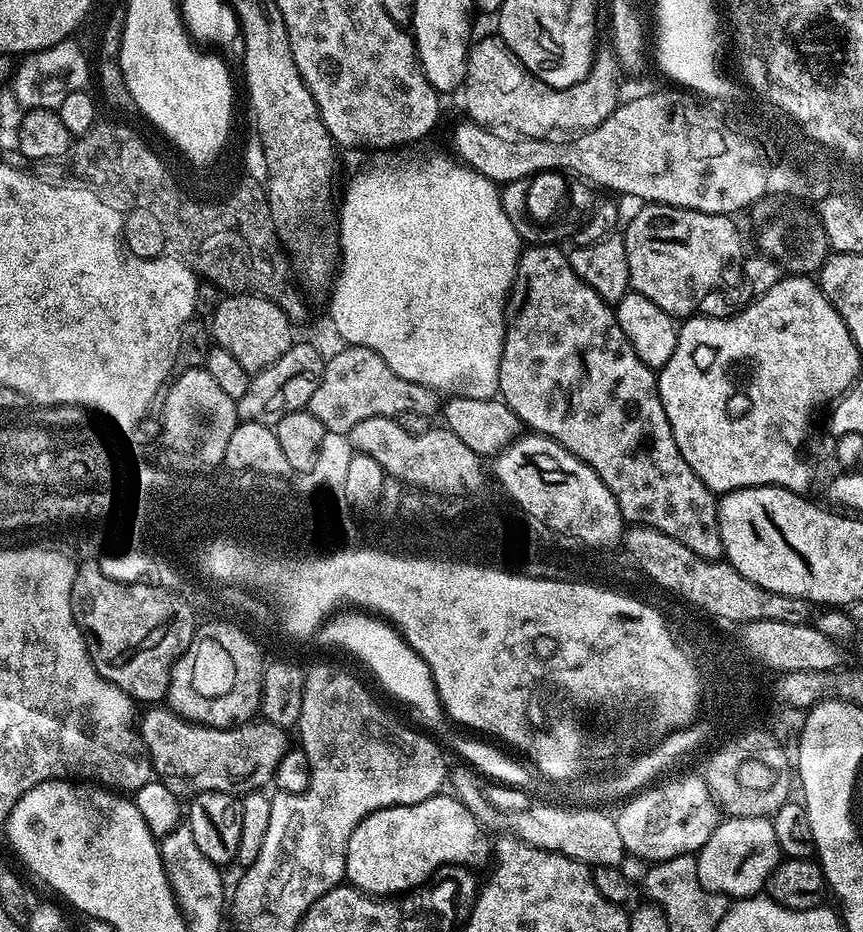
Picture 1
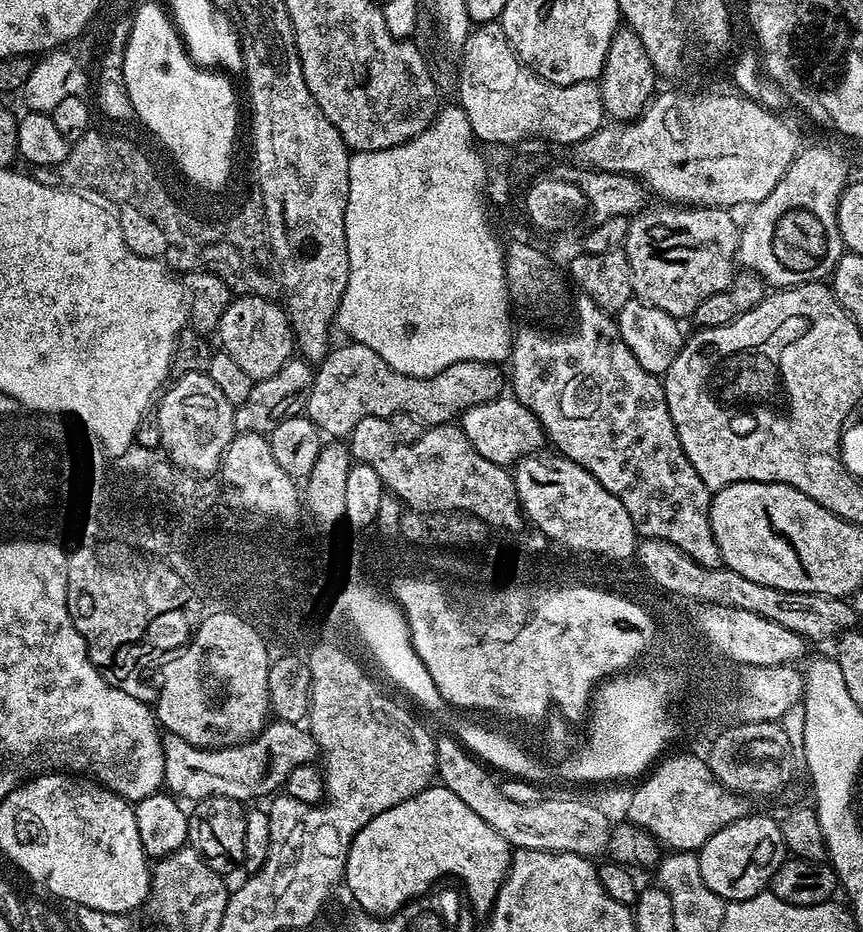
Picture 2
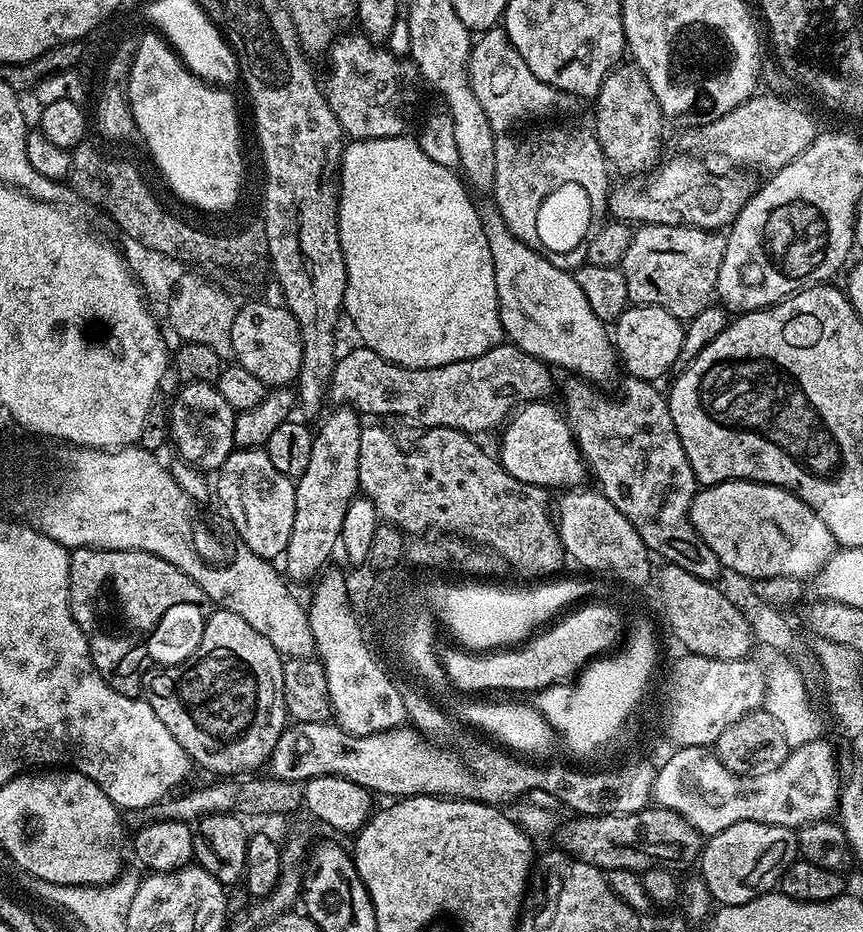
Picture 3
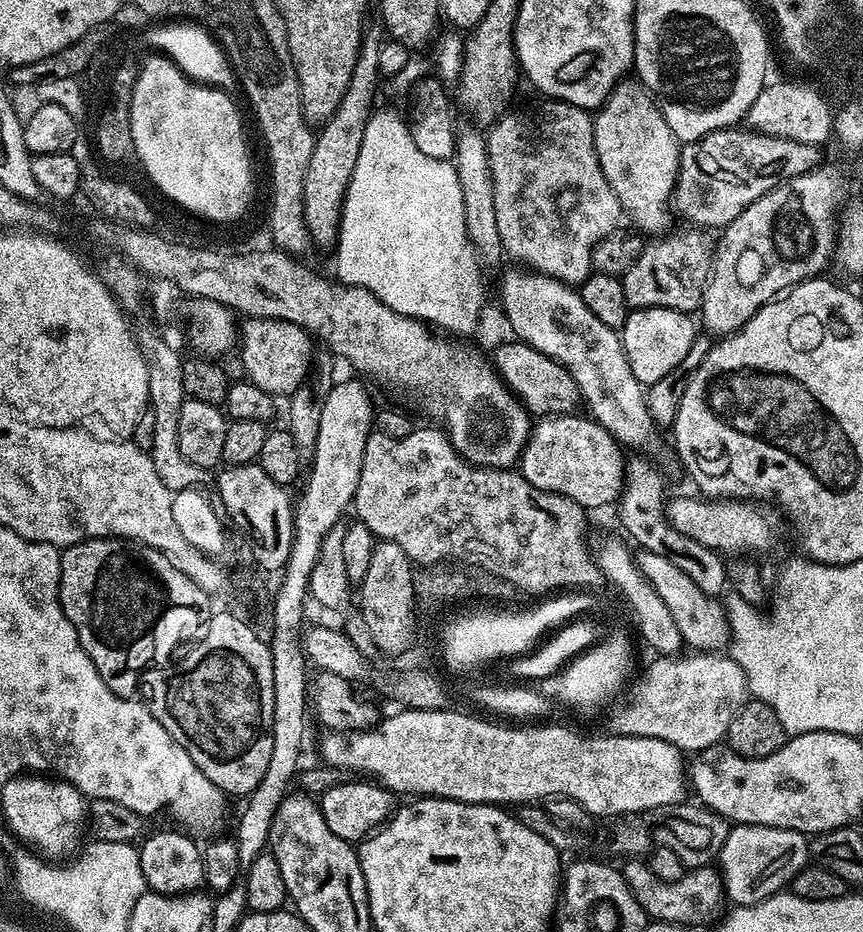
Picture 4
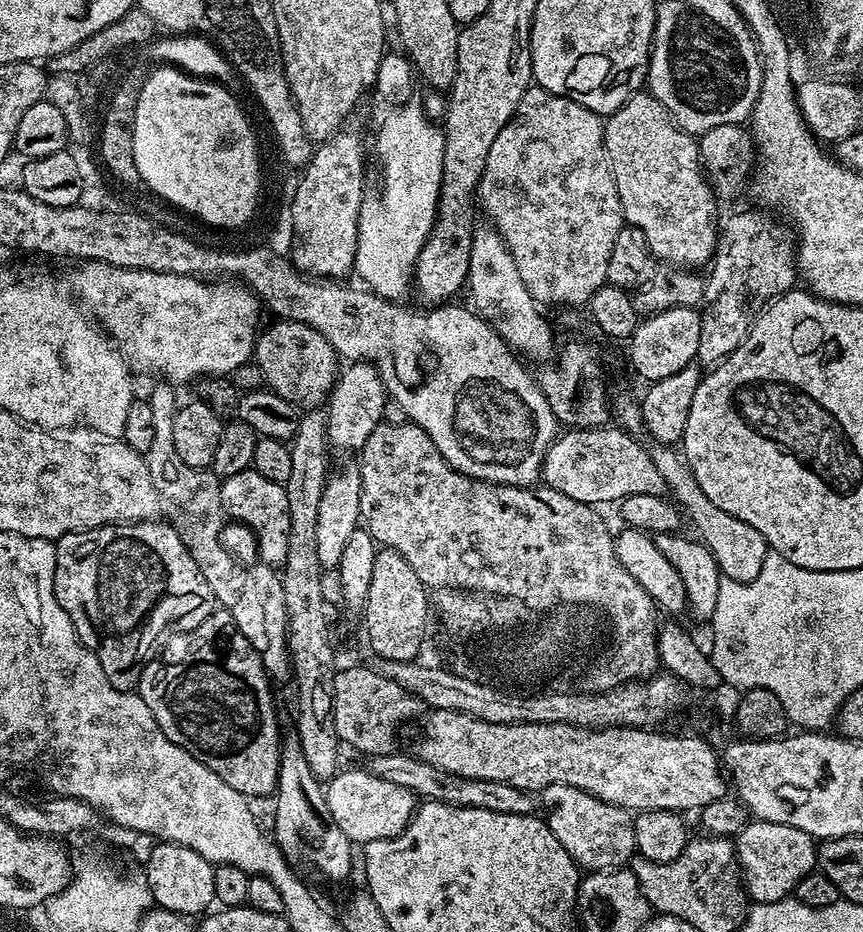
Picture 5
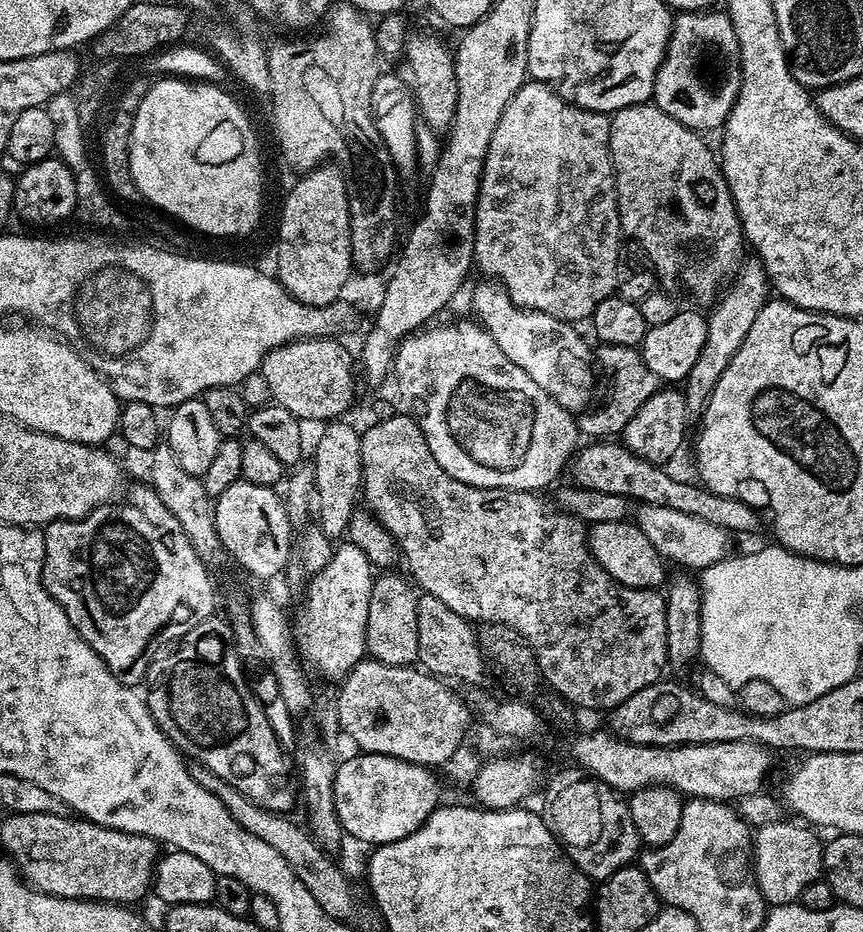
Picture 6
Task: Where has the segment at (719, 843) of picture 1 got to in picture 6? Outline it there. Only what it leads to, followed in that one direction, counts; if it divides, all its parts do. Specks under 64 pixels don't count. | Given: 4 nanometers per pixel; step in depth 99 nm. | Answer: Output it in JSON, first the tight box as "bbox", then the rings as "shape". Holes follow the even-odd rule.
{"bbox":[752,823,824,906],"shape":[[[788,823],[762,826],[754,832],[752,863],[756,884],[772,906],[799,901],[802,890],[806,890],[810,882],[821,879],[824,870],[824,844],[815,836],[817,833],[803,823]]]}

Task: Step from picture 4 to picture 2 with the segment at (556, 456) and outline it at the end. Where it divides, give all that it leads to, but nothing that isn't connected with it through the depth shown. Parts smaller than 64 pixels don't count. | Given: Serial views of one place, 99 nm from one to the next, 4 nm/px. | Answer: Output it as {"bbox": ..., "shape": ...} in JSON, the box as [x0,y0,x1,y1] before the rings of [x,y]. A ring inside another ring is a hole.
{"bbox":[458,394,546,465],"shape":[[[501,394],[495,400],[470,406],[459,415],[458,426],[466,438],[470,438],[470,446],[474,446],[482,458],[495,464],[515,465],[523,456],[539,453],[543,449],[540,447],[546,444],[544,428],[538,418],[511,394]]]}

